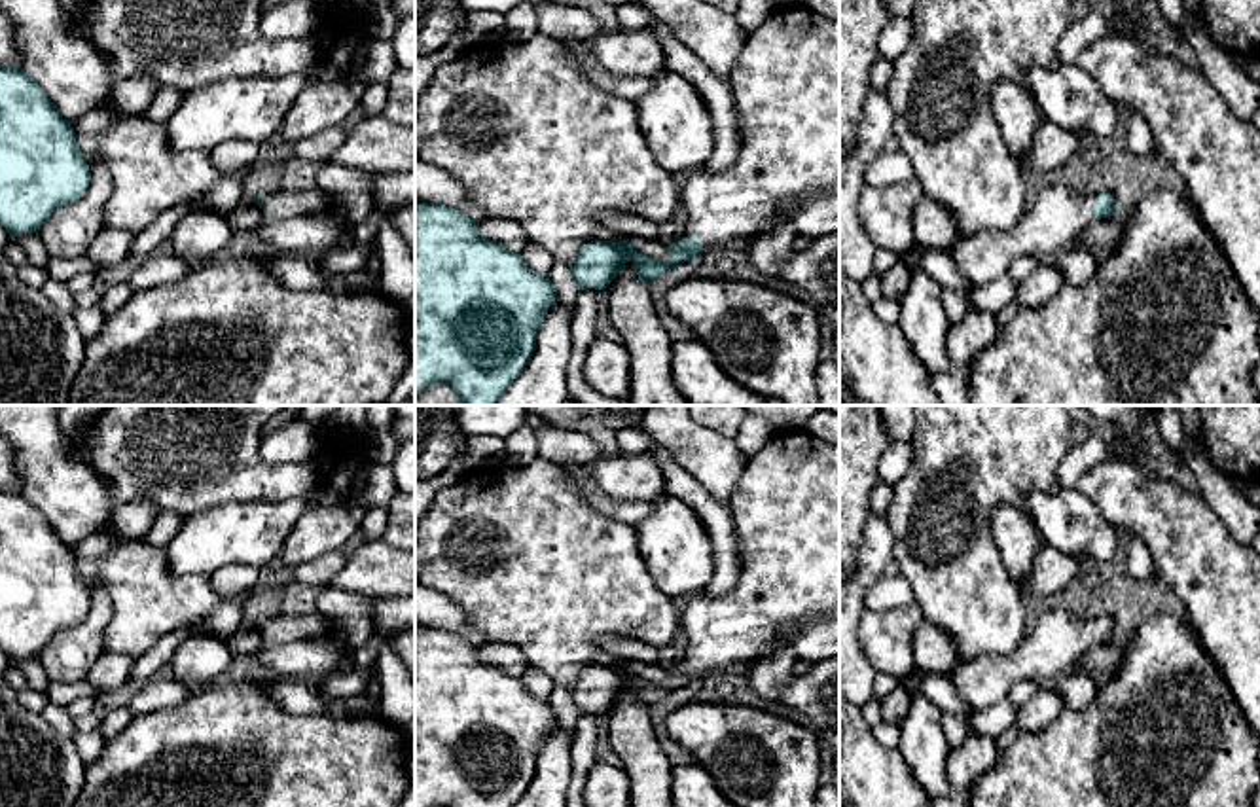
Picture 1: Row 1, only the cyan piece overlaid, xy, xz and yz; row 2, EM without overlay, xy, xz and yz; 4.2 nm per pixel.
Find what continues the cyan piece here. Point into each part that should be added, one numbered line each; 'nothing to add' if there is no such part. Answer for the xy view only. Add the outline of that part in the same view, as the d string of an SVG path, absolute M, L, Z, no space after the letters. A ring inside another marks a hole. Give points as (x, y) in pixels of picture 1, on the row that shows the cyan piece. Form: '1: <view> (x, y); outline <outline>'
1: xy (285, 205); outline M282 188L265 195L263 222L316 216L332 210L332 199L318 188L309 191L286 191Z

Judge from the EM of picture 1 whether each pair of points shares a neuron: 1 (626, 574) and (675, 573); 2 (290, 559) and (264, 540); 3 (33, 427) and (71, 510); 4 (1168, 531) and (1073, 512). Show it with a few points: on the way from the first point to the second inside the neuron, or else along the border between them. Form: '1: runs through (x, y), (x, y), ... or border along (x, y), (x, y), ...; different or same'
1: border along (637, 531), (637, 552), (650, 580), (679, 603); different
2: border along (302, 512), (277, 559); different
3: runs through (40, 448), (54, 476), (65, 489); same
4: border along (1075, 489), (1084, 493), (1115, 525); different

